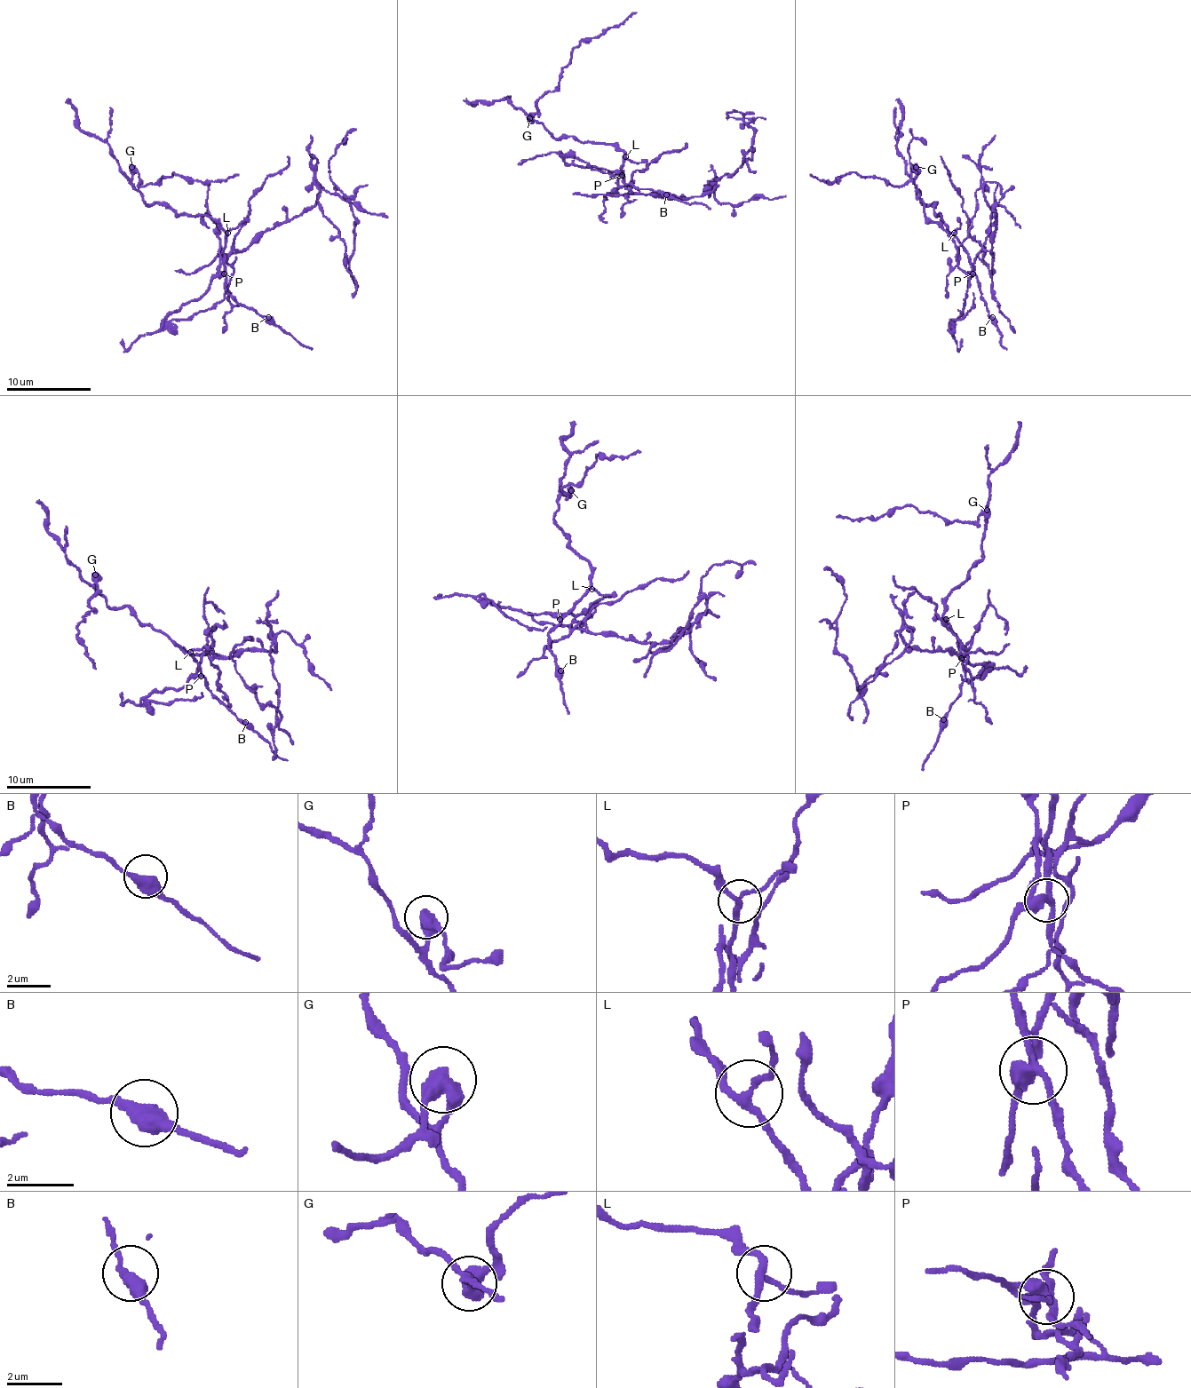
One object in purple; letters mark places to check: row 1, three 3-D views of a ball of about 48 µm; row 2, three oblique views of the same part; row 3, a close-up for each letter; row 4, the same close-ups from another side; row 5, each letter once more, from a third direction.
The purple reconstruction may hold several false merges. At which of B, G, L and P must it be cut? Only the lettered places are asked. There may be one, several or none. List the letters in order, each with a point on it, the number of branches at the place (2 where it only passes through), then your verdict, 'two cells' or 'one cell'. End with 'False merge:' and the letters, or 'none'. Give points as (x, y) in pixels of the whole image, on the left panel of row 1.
B: place (268, 317); branches 2; one cell
G: place (131, 167); branches 2; two cells
L: place (227, 233); branches 3; one cell
P: place (224, 273); branches 3; two cells
False merge: G, P

